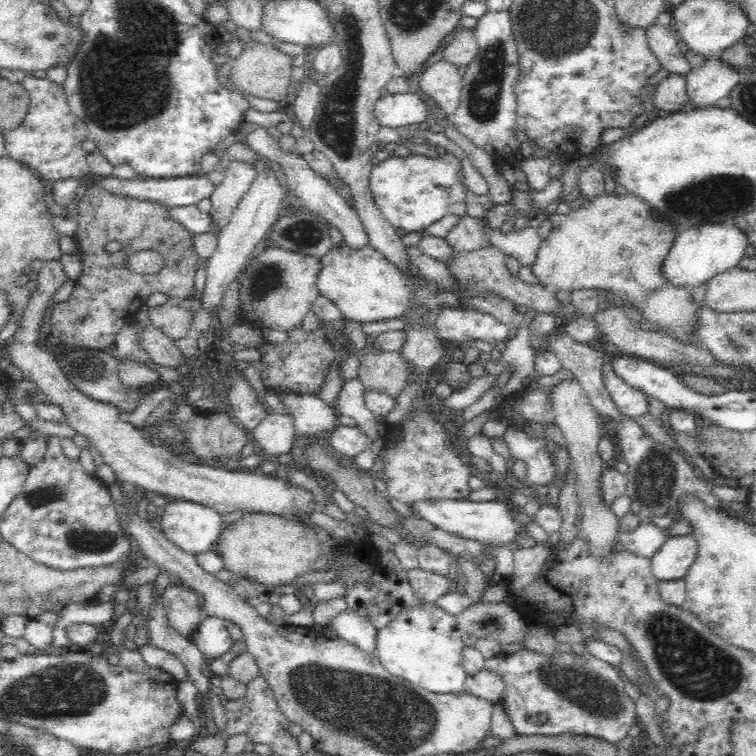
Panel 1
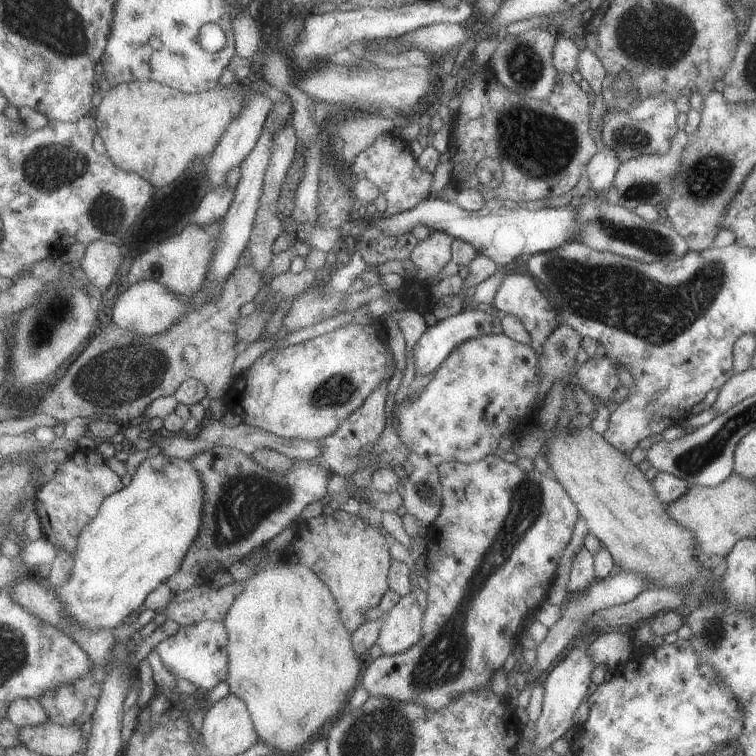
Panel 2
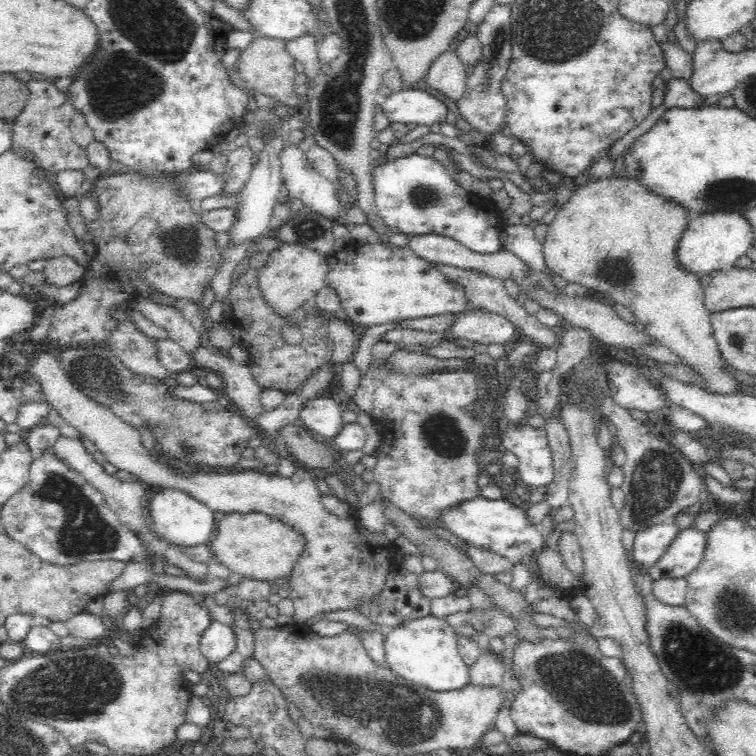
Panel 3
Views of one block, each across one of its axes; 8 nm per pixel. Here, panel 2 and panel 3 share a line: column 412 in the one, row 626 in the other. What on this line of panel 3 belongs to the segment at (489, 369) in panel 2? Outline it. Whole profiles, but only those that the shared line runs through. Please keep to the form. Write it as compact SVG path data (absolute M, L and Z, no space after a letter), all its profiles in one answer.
M432 615L403 622L385 633L386 658L397 677L435 691L453 691L467 686L469 665L456 648L454 631Z

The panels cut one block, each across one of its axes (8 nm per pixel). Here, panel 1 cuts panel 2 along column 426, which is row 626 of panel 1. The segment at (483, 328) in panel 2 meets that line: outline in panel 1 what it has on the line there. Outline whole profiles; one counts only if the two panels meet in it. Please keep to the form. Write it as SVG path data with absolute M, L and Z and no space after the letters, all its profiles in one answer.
M347 610L334 618L330 624L338 637L341 636L359 646L366 654L376 655L379 629L372 623Z

